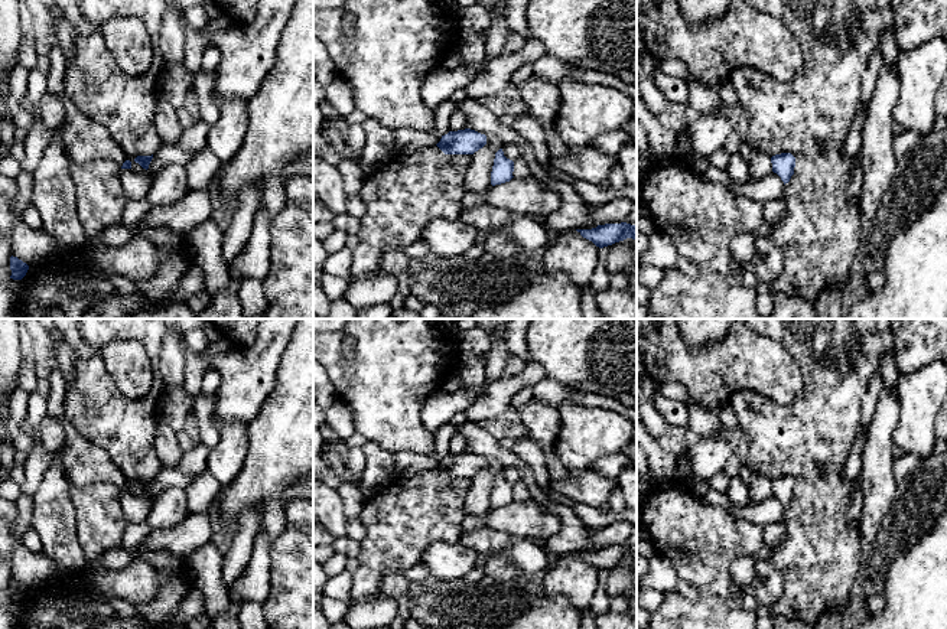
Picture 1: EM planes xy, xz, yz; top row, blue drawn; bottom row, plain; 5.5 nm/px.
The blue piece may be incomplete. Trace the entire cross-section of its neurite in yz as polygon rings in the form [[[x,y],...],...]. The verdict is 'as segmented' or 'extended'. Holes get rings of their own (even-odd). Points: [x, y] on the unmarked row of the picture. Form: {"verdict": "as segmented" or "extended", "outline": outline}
{"verdict": "as segmented", "outline": [[[781,476],[771,480],[772,495],[777,496],[785,506],[794,498],[795,480],[791,476]]]}

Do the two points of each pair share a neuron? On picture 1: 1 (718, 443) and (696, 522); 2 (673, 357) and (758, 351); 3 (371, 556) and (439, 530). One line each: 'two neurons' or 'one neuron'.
1: two neurons
2: one neuron
3: one neuron

